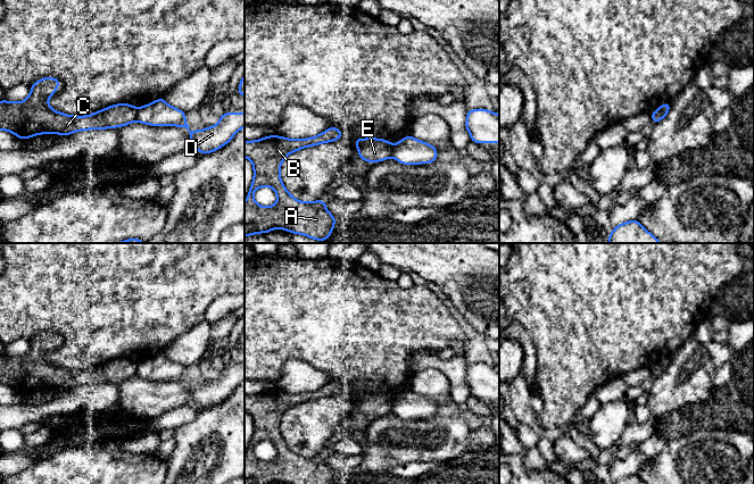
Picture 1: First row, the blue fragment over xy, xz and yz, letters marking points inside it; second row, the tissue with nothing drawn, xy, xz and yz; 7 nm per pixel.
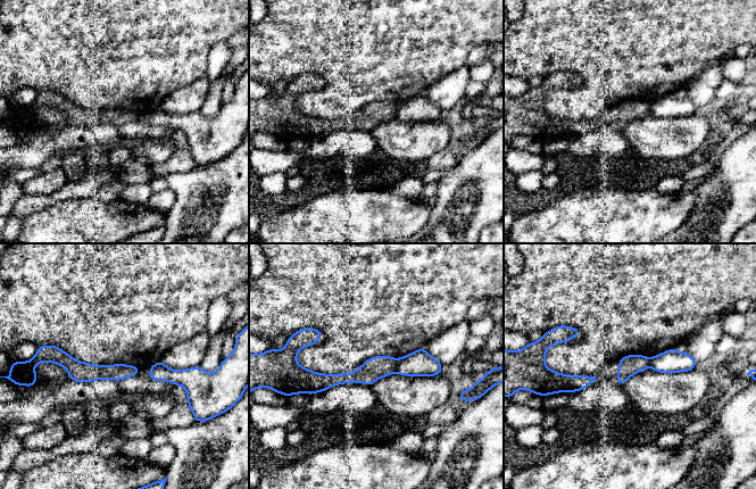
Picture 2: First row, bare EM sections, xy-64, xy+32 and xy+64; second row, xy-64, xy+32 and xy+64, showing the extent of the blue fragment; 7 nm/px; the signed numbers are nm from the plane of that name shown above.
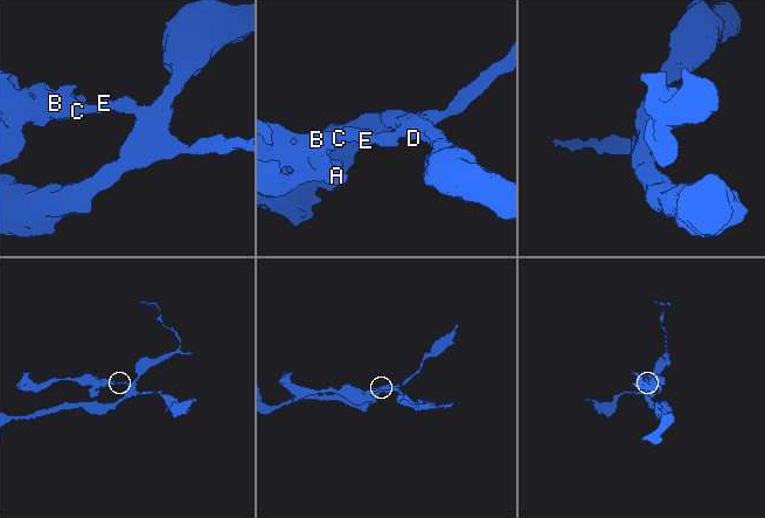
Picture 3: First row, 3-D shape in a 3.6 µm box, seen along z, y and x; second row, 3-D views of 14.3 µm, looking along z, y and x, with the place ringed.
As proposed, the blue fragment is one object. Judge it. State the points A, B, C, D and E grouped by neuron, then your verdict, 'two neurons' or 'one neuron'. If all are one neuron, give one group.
groups A B C E / D; two neurons

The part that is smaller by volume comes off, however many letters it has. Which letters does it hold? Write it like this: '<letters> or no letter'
A, B, C, E

